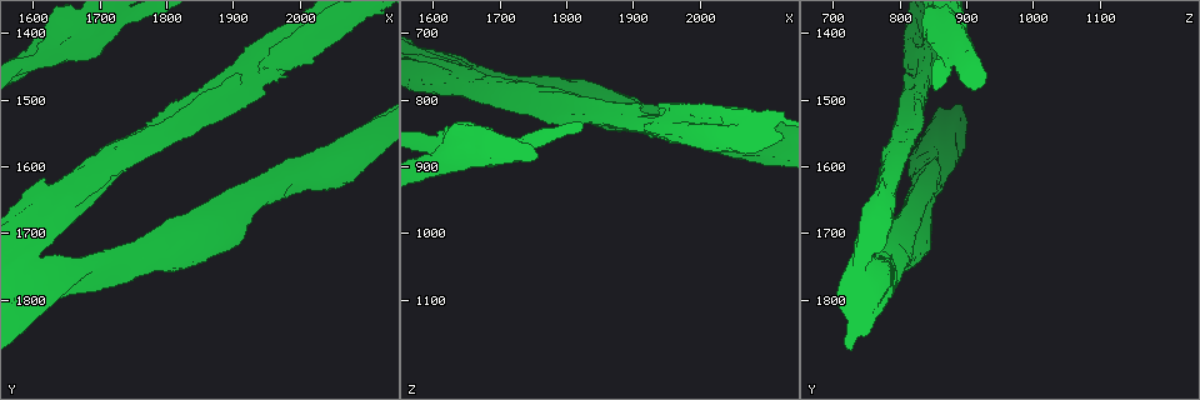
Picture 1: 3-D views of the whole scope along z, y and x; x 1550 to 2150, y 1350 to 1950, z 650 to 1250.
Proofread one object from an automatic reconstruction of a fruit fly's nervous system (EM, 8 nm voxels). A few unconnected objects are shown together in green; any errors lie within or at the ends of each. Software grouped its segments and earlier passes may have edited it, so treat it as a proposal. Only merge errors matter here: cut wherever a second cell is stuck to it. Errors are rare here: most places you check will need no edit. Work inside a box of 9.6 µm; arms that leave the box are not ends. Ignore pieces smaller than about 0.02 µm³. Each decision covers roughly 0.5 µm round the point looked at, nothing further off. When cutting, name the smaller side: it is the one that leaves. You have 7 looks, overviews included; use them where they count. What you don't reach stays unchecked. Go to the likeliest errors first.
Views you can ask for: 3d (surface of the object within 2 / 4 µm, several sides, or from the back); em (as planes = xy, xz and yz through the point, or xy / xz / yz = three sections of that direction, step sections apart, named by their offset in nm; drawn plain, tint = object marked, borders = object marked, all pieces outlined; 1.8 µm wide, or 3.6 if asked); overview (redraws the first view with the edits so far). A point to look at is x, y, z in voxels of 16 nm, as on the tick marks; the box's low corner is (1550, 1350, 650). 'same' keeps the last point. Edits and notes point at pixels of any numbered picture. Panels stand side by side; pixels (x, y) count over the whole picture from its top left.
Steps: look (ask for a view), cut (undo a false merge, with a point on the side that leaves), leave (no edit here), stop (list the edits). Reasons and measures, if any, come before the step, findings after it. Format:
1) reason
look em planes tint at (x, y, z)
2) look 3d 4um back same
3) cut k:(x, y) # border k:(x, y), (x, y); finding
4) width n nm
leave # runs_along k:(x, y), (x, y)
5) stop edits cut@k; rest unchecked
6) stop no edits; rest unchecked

thick turns thin
look em 3.6um xz step 16 tint at (1640, 1410, 880)

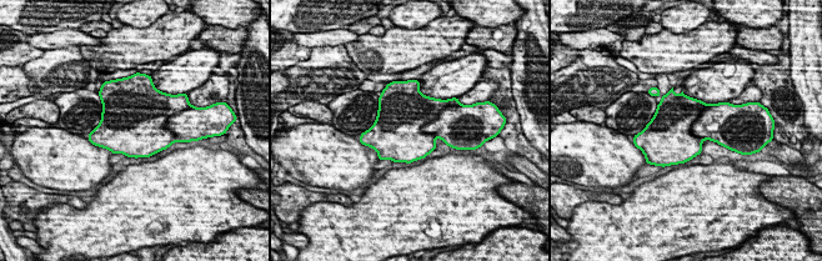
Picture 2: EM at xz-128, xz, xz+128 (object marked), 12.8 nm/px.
cut 2:(450, 125) # border 2:(446, 106), (424, 125), (424, 132); two cells meet here

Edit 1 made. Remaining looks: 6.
a narrow waist
look em 3.6um planes tint at (1590, 1750, 740)

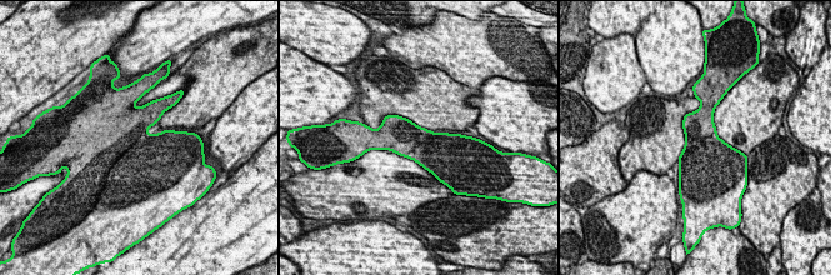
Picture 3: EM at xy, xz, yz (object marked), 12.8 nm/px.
cut 3:(421, 143) # border 3:(432, 133), (427, 161), (404, 156); two cells meet here

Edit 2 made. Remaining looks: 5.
stop edits cut@2, cut@3; rest unchecked

